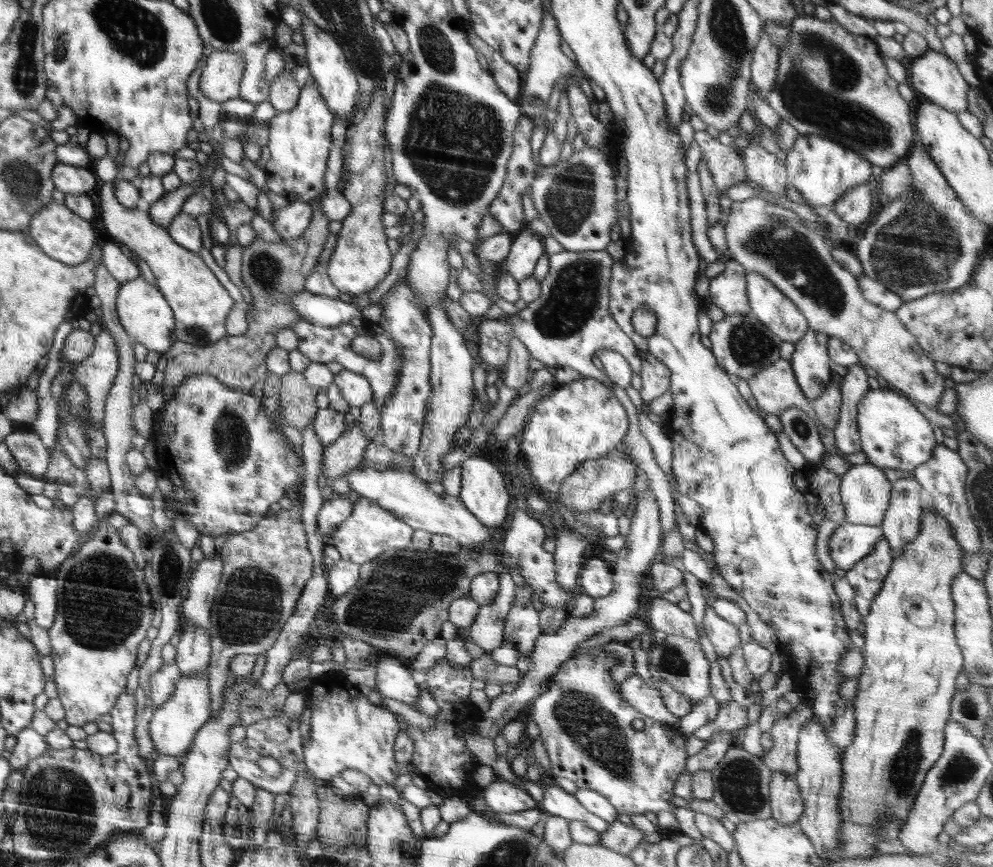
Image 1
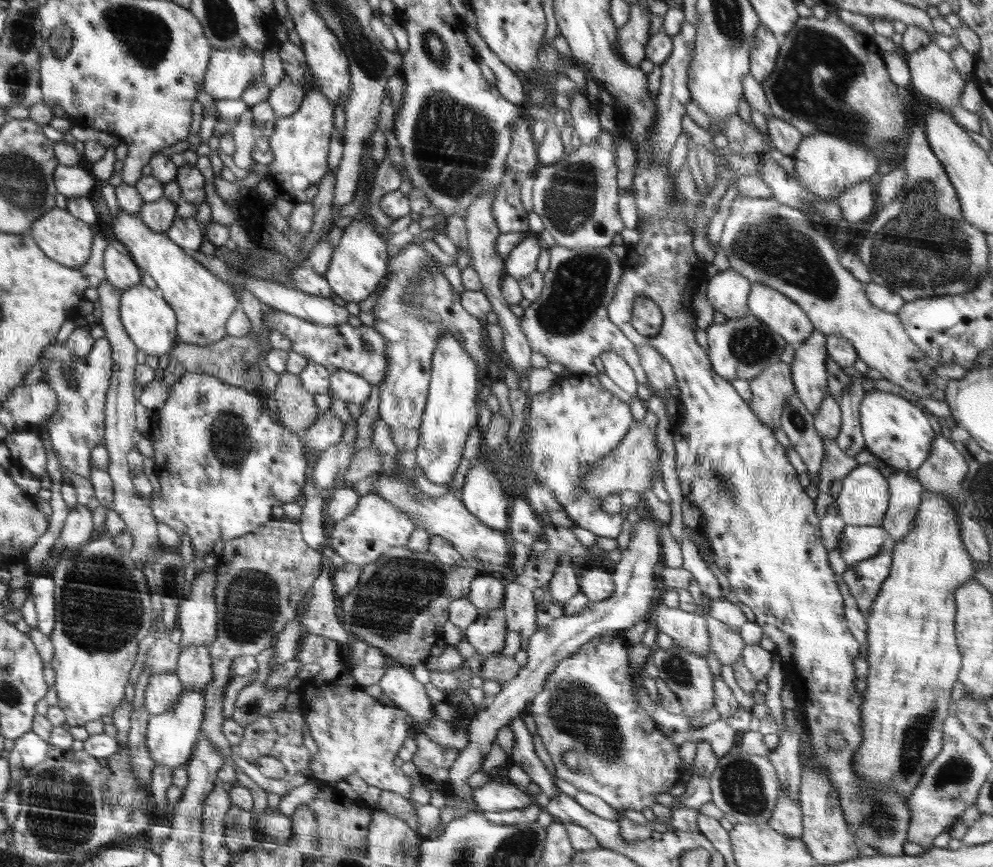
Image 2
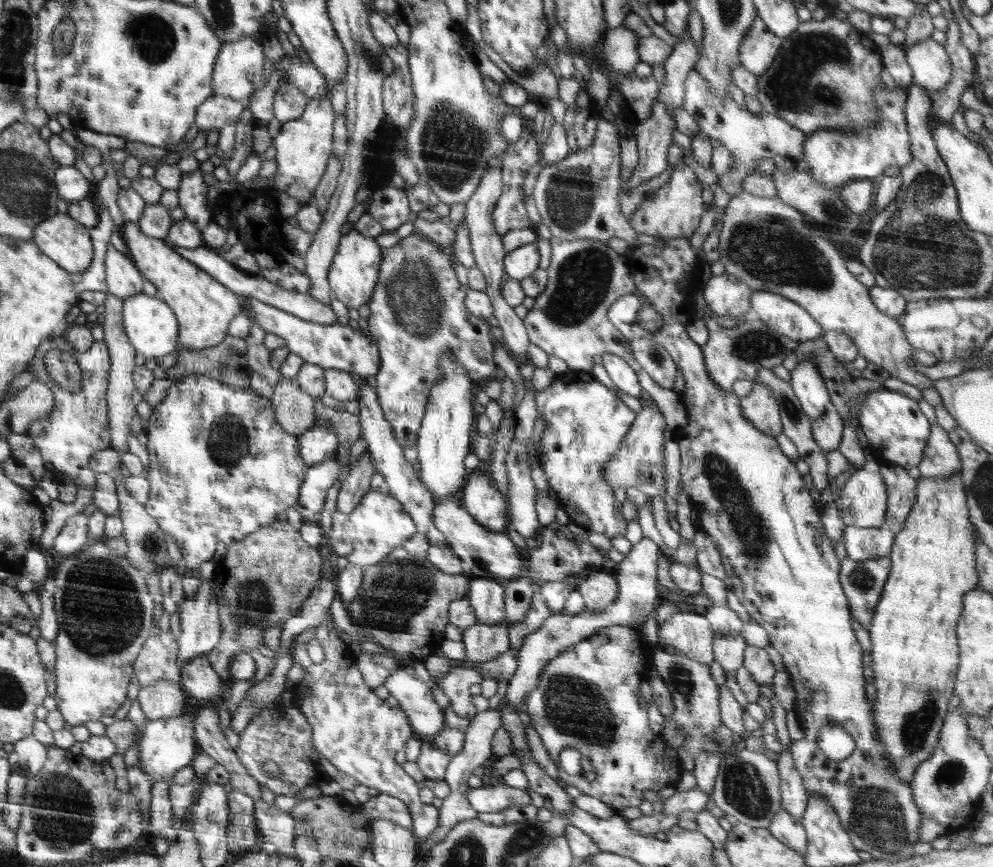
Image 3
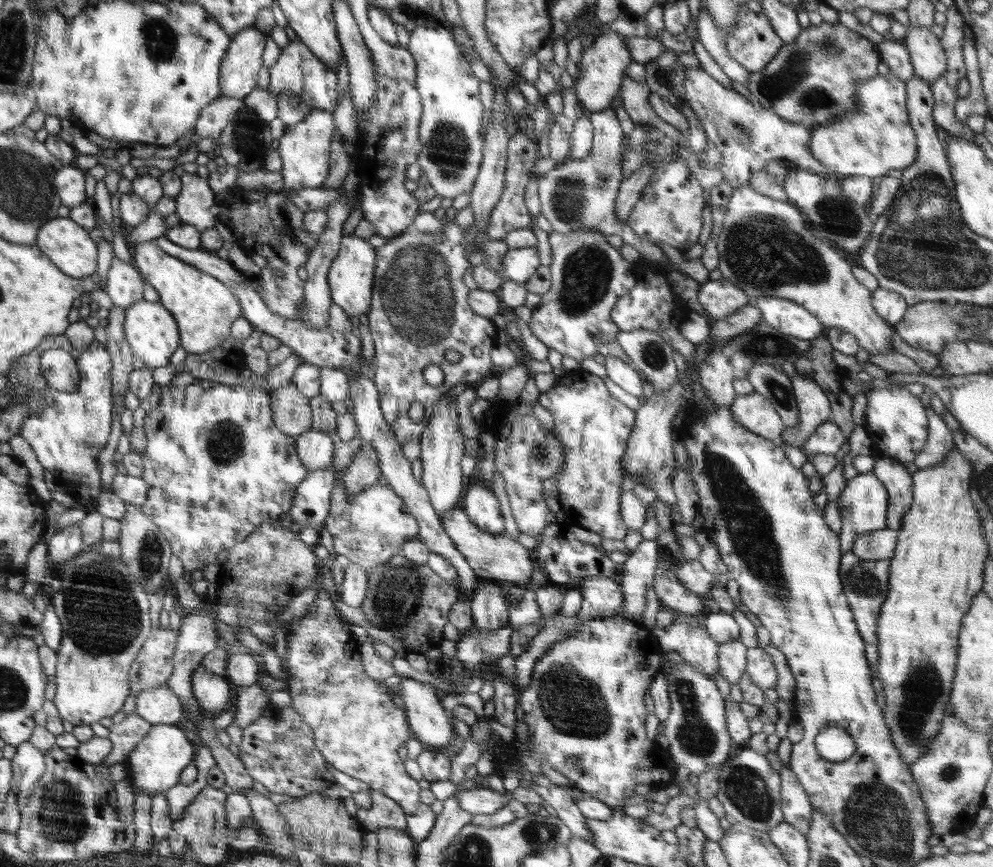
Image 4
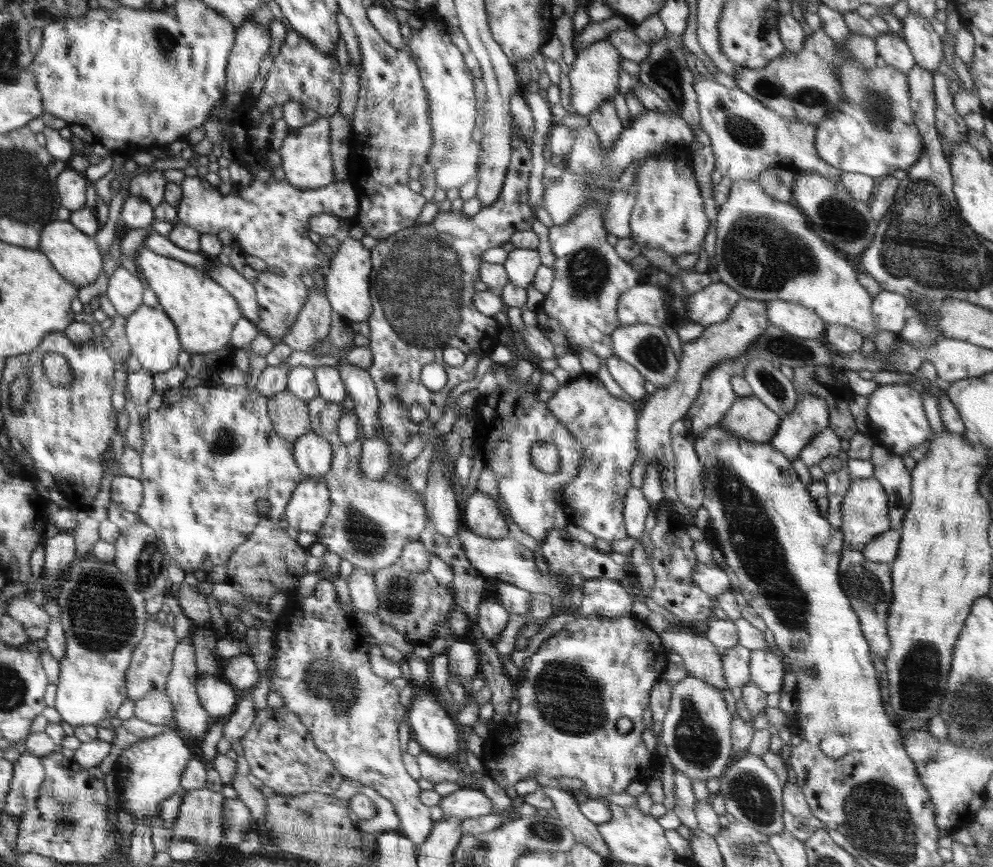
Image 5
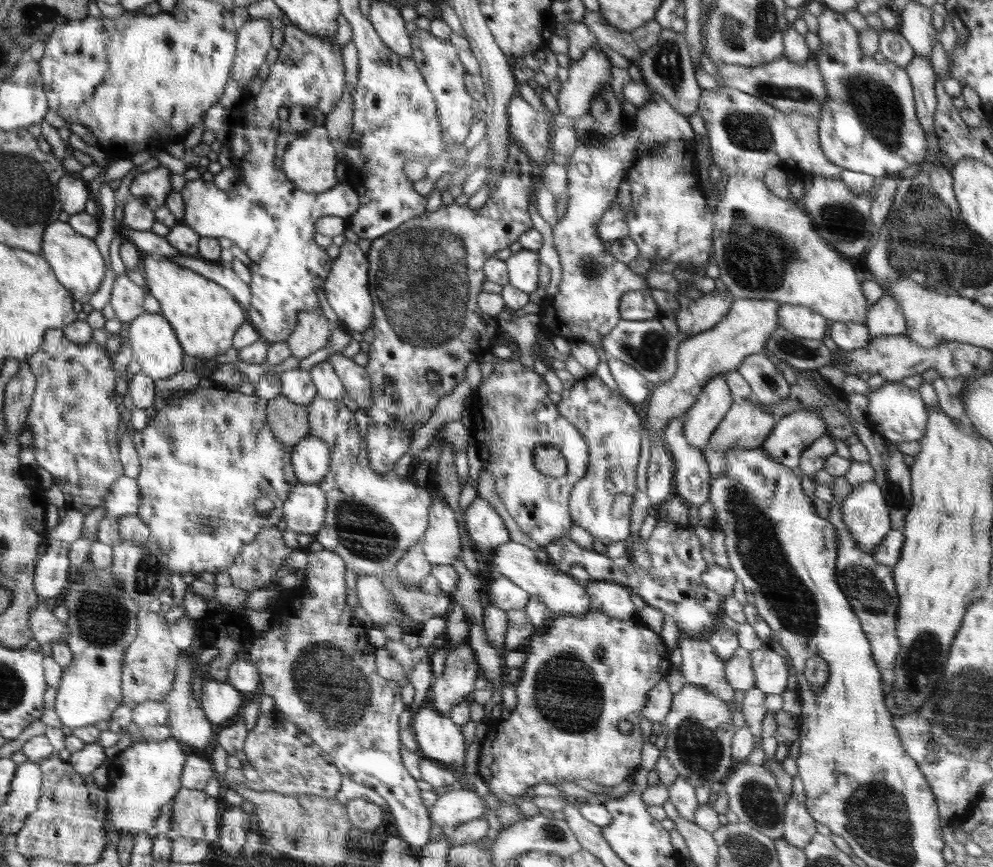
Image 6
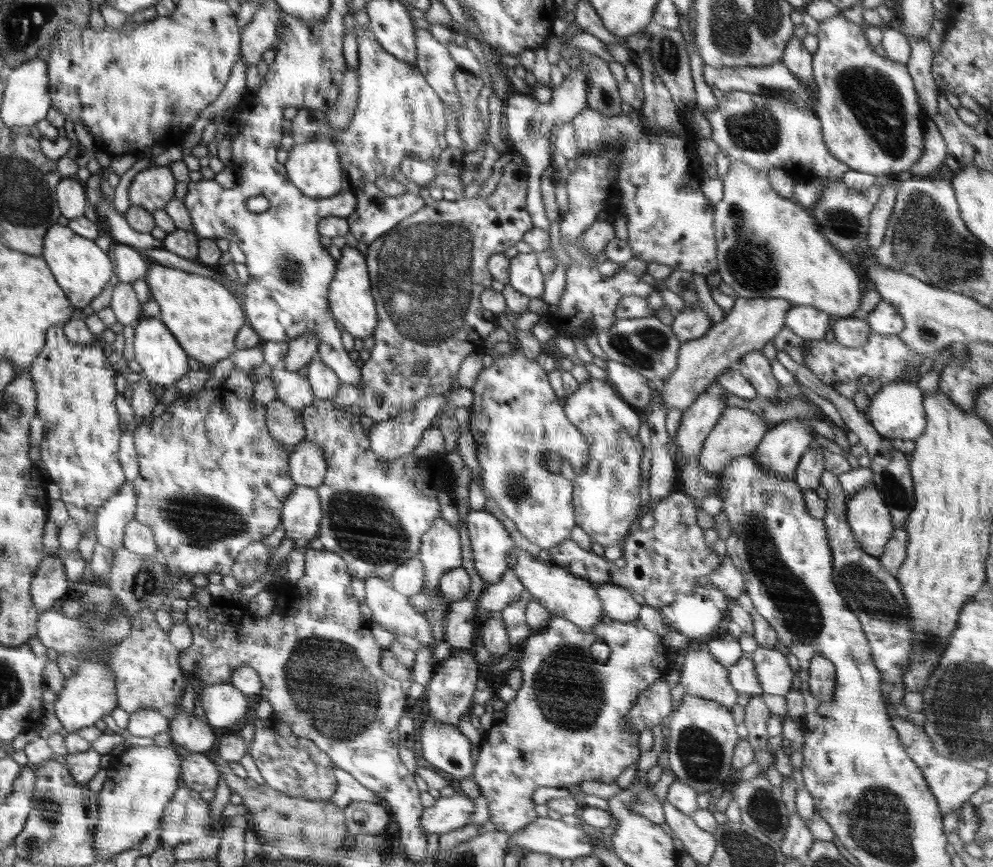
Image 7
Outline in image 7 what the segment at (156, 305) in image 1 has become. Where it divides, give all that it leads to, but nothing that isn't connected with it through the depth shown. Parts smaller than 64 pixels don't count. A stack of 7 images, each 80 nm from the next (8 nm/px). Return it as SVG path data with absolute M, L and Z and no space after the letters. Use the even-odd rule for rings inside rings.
M150 316L140 317L134 324L134 330L135 360L141 365L141 375L165 387L174 384L188 370L187 352L182 350L177 337L162 320Z

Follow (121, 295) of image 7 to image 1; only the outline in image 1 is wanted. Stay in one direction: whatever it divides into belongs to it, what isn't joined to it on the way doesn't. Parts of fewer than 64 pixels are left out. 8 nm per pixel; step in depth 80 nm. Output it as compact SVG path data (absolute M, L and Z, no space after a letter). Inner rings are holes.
M113 240L101 247L101 260L120 284L141 276L137 262L132 257L124 255L117 242Z

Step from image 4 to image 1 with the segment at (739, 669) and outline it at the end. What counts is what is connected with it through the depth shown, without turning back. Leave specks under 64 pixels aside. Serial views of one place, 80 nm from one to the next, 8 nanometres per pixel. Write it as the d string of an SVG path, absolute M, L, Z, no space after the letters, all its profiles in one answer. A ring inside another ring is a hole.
M705 592L708 597L703 618L704 630L708 640L715 646L715 650L720 657L728 658L732 649L741 644L739 637L739 627L724 620L716 614L711 600L713 596Z

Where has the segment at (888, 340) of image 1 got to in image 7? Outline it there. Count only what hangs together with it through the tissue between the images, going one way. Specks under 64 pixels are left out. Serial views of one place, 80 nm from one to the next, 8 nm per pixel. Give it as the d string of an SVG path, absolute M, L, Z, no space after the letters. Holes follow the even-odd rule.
M736 163L730 165L727 175L722 177L723 180L723 197L720 202L715 203L713 210L713 228L717 242L717 263L718 270L722 281L724 281L739 297L753 298L753 297L783 297L792 302L792 304L811 306L829 314L834 319L848 318L855 316L859 311L861 298L863 297L860 291L860 278L854 271L854 265L851 258L839 251L833 244L830 244L820 229L816 219L811 215L810 210L798 203L796 200L784 198L780 196L770 184L766 172L754 170L751 166L744 163Z

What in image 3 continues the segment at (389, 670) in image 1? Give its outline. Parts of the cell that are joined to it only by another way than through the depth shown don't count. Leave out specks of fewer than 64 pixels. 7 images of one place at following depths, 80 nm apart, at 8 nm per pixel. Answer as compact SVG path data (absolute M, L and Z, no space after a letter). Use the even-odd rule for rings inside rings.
M409 667L393 671L383 685L398 700L417 738L431 742L446 726L443 710L434 701L431 683L418 679Z

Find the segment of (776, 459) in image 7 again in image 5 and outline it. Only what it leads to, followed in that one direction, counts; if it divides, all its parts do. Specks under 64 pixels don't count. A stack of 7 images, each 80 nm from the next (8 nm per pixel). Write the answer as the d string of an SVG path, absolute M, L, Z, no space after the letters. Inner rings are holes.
M806 393L797 399L793 412L781 419L777 435L769 445L792 462L800 456L804 446L808 446L822 429L828 427L829 410L825 400Z

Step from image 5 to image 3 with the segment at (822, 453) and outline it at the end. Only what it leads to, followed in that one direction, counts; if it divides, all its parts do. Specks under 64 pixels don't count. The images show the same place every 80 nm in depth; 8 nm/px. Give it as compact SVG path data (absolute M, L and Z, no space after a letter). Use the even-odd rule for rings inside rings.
M828 406L826 412L811 422L812 438L825 453L838 450L843 434L843 420L834 406Z

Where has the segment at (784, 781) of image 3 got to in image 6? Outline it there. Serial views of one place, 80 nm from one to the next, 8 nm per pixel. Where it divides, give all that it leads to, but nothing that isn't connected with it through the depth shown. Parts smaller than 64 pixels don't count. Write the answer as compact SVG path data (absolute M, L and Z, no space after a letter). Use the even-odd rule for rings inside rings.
M793 794L785 799L782 838L787 843L803 850L805 844L817 833L816 824L817 822L808 814L806 805L800 803Z

